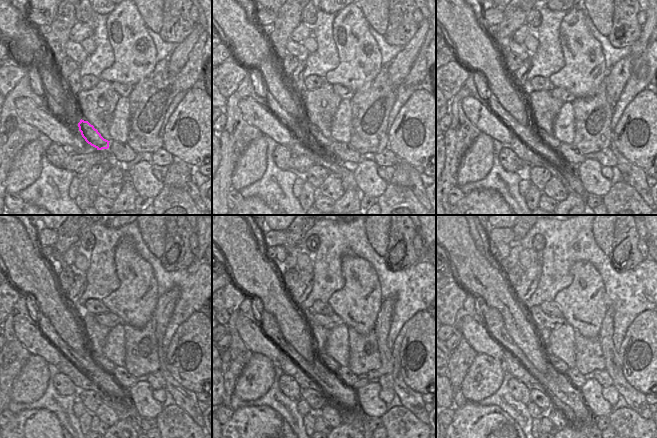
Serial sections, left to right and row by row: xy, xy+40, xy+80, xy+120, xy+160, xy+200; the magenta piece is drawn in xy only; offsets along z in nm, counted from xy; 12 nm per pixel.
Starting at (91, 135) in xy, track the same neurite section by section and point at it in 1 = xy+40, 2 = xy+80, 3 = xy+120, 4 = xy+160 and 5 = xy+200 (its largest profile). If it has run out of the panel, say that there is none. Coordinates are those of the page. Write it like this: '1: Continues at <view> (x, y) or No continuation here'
1: Continues at xy+40 (327, 143)
2: Continues at xy+80 (550, 140)
3: Continues at xy+120 (104, 362)
4: Continues at xy+160 (328, 361)
5: Continues at xy+200 (563, 367).

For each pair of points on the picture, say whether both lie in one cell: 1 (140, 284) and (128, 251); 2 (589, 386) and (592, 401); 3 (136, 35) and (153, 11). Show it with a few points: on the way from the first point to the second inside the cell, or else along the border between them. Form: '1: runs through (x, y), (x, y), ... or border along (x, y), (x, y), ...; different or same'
1: runs through (138, 276), (128, 263), (128, 259); same
2: runs through (591, 390), (592, 397); same
3: border along (137, 10), (147, 27); different

